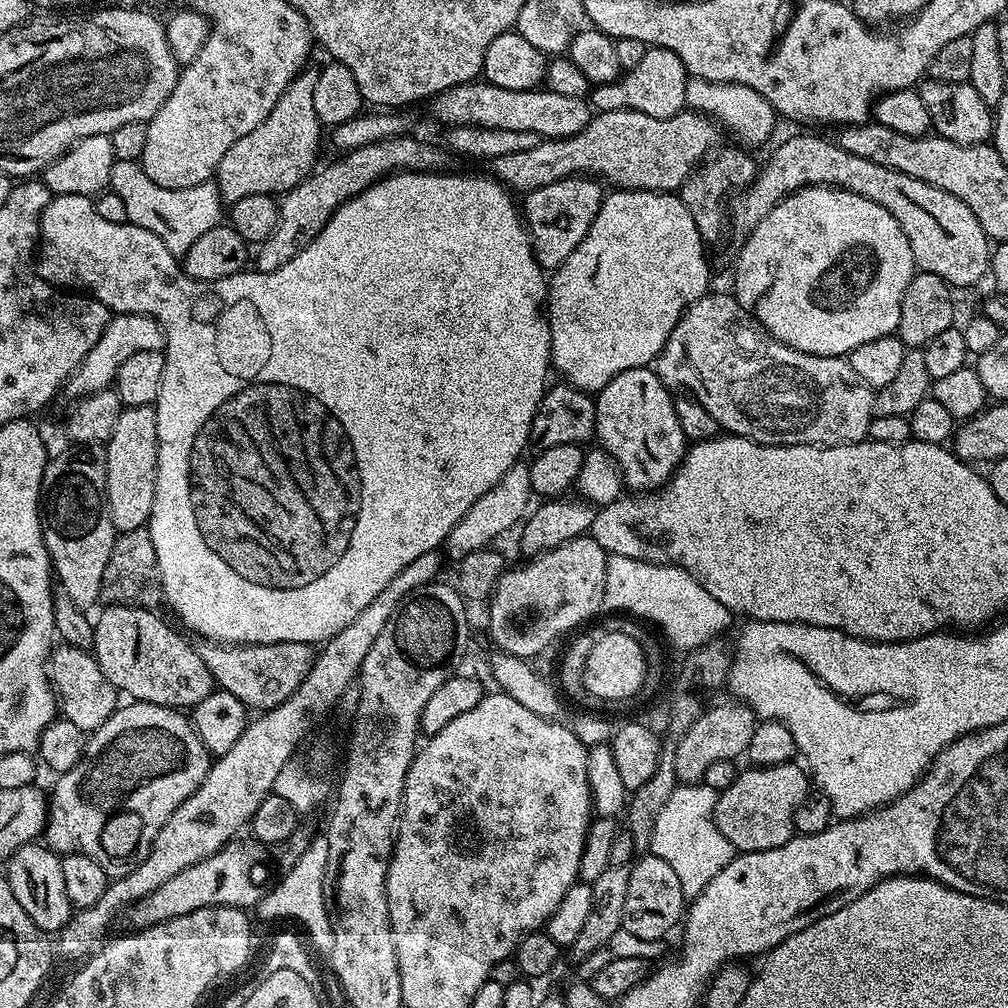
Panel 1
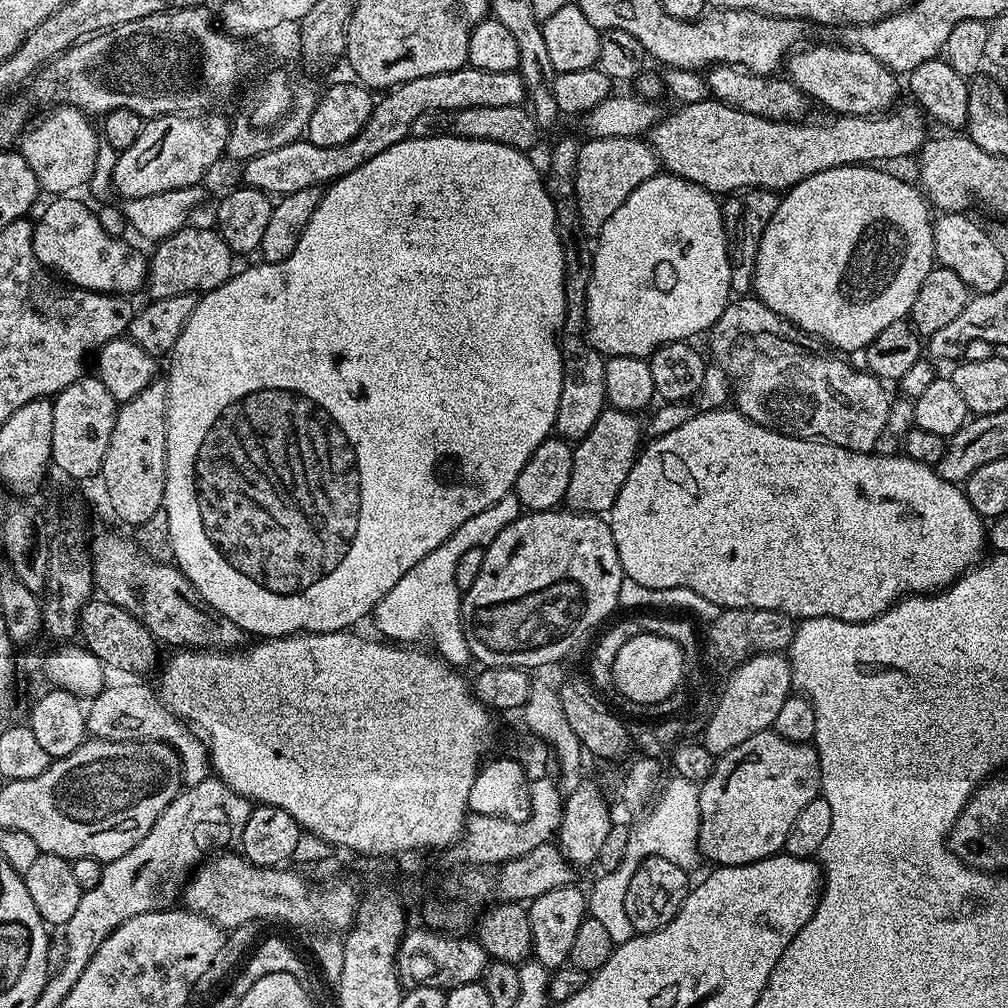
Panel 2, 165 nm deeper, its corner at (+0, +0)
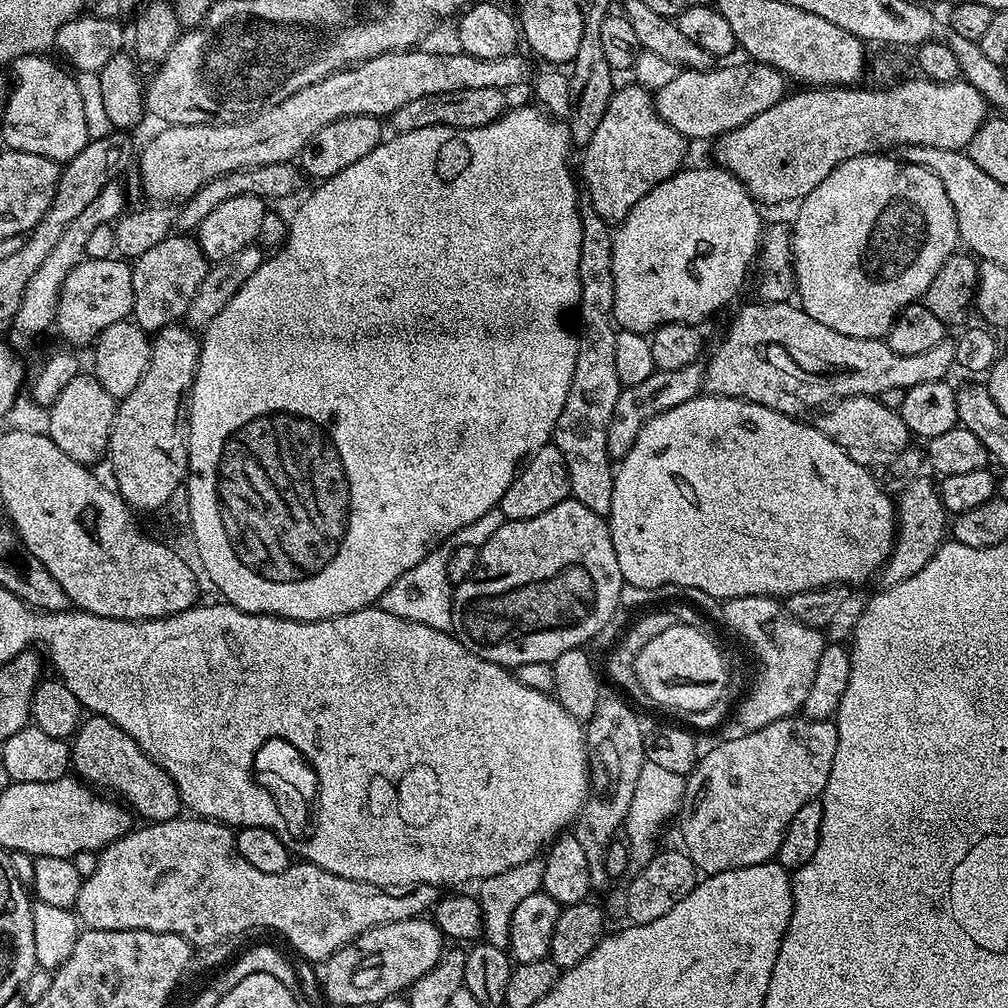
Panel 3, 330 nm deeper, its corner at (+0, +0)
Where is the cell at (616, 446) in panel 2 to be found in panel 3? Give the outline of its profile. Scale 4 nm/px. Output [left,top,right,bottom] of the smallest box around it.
[608,362,705,457]

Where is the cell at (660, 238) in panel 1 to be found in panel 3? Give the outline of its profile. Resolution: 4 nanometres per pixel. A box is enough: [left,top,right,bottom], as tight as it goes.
[612,166,762,334]

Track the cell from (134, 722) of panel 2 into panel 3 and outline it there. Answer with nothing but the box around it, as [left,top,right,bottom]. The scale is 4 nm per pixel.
[70,715,181,821]

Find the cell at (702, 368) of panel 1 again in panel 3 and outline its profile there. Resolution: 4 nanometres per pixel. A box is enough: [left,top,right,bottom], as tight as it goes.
[818,396,910,466]

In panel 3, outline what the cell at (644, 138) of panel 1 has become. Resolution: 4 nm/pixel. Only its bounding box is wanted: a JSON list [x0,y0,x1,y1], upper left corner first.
[715,78,990,205]

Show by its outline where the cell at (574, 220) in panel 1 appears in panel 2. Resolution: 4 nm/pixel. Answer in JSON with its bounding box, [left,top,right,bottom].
[575,136,658,233]

